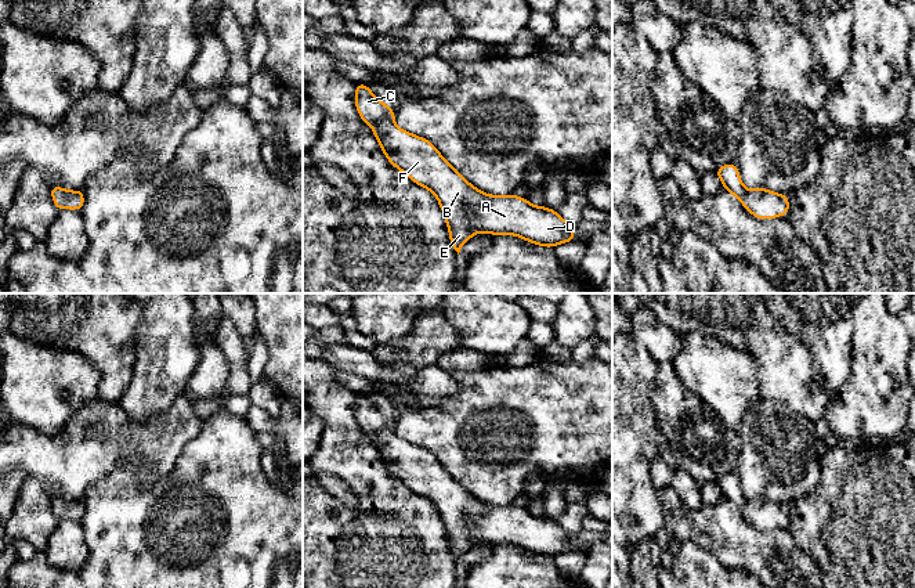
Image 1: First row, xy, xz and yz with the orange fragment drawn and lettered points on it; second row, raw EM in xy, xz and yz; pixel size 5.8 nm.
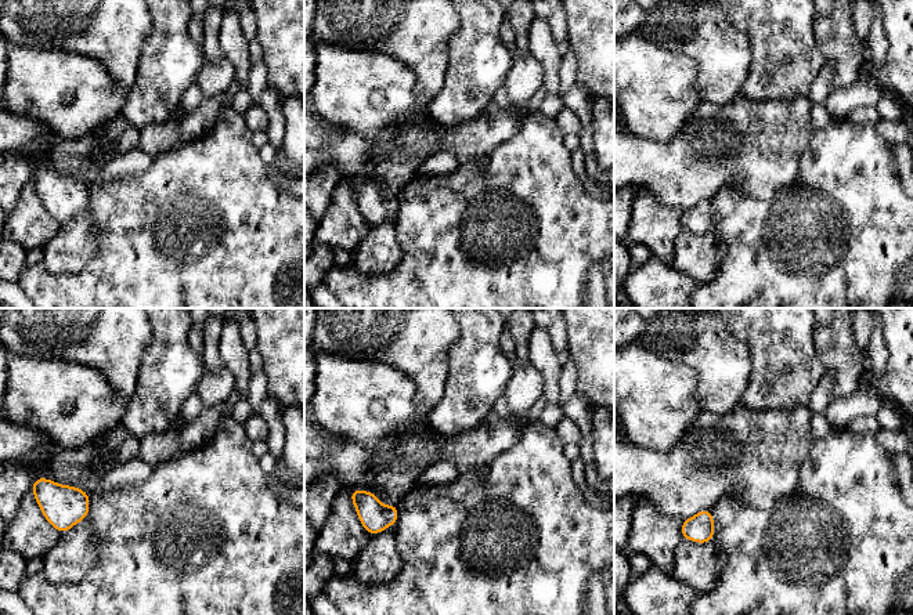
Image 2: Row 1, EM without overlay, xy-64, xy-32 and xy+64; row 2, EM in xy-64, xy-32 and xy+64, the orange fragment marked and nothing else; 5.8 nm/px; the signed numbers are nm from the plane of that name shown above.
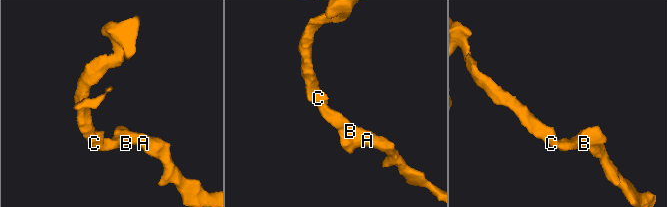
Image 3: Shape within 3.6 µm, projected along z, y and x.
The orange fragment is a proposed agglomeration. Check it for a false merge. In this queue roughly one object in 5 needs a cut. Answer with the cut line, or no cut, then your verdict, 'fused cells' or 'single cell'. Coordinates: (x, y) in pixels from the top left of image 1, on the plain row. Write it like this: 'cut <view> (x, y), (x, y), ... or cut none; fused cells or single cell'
cut none; single cell

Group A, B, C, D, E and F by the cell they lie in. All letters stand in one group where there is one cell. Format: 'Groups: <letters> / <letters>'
Groups: A B C D E F

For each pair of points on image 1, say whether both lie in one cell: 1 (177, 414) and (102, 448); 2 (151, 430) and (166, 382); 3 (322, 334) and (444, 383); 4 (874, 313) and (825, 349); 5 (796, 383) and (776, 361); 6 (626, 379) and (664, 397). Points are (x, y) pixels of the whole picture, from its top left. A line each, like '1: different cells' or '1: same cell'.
1: same cell
2: different cells
3: different cells
4: different cells
5: same cell
6: different cells

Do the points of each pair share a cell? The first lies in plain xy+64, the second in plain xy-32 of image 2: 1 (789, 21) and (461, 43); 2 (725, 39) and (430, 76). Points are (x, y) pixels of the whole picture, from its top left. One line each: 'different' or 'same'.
1: same
2: same

